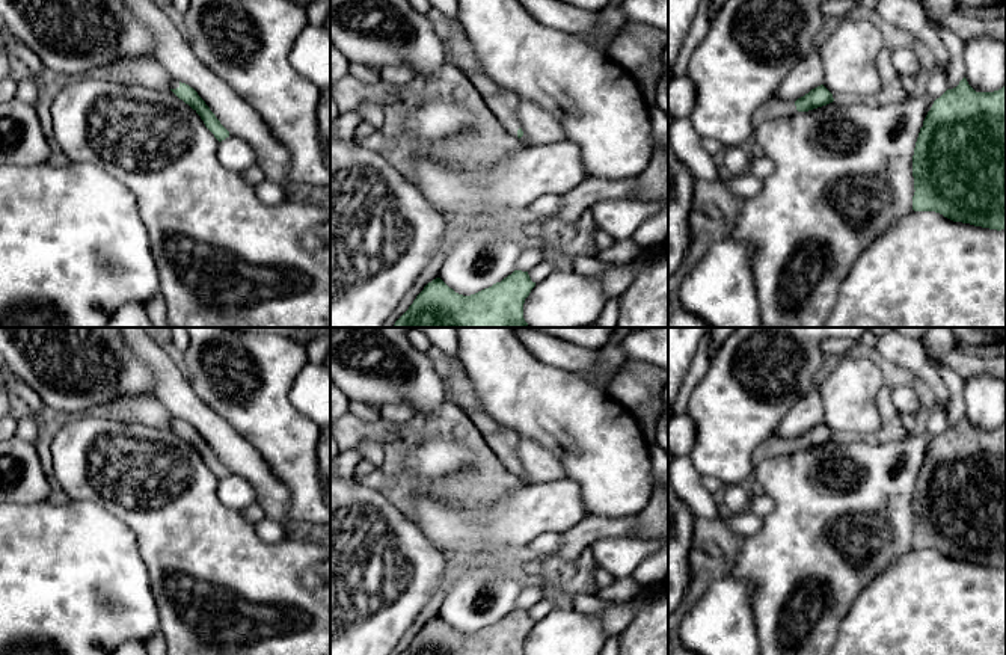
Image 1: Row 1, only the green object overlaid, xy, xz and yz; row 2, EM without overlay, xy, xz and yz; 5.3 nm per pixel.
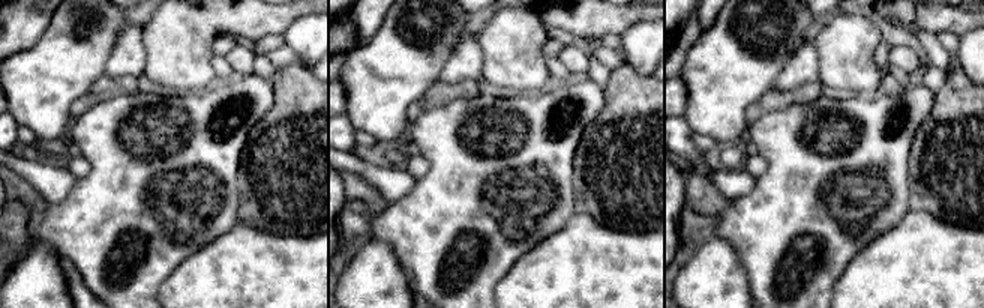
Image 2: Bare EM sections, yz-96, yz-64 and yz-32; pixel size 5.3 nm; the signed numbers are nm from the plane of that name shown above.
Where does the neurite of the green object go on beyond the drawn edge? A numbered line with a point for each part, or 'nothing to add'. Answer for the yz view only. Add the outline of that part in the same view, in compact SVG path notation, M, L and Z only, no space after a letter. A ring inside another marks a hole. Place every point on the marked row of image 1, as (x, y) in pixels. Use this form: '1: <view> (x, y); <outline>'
1: yz (774, 107); M777 95L760 106L753 115L754 127L777 118L787 118L796 113L795 101L780 100Z

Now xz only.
1: xz (502, 103); M449 26L448 44L451 48L449 57L452 59L452 63L480 92L484 104L502 127L517 137L517 130L520 128L517 110L522 100L514 92L499 86L486 75L486 72L478 66L478 57L463 30Z

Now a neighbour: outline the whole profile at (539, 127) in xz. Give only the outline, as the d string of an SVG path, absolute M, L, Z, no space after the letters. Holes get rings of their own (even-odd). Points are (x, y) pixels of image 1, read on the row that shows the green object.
M522 101L517 116L523 131L519 140L525 145L544 145L566 139L560 121L538 104Z

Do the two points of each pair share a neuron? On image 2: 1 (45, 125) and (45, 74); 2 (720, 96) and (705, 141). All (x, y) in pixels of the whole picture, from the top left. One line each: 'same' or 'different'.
1: same
2: different

